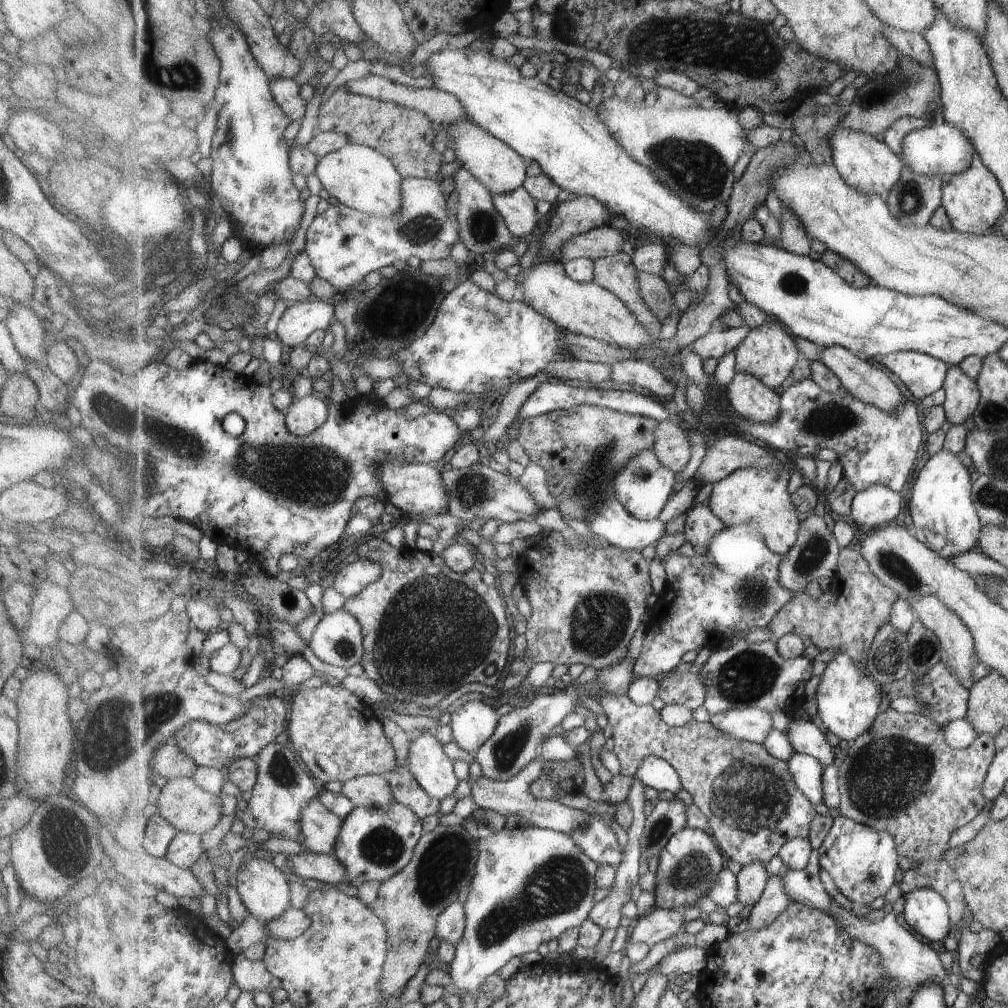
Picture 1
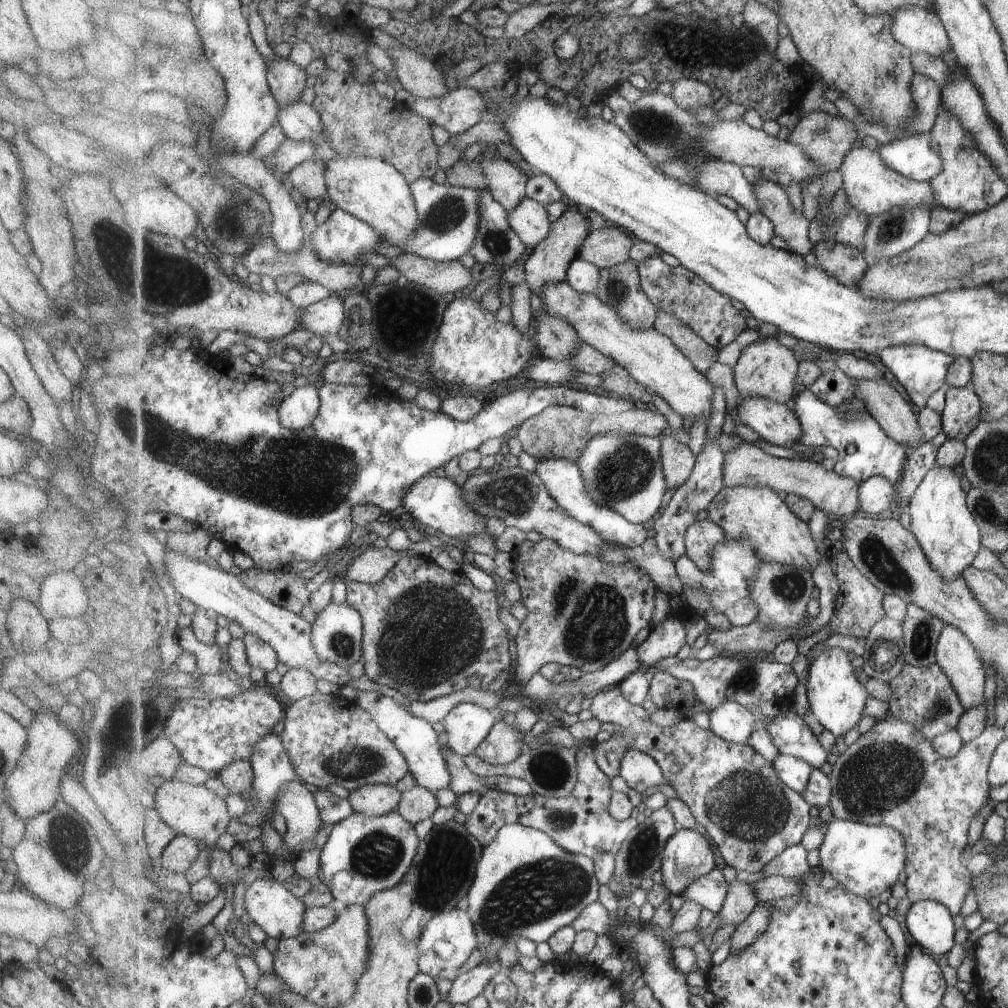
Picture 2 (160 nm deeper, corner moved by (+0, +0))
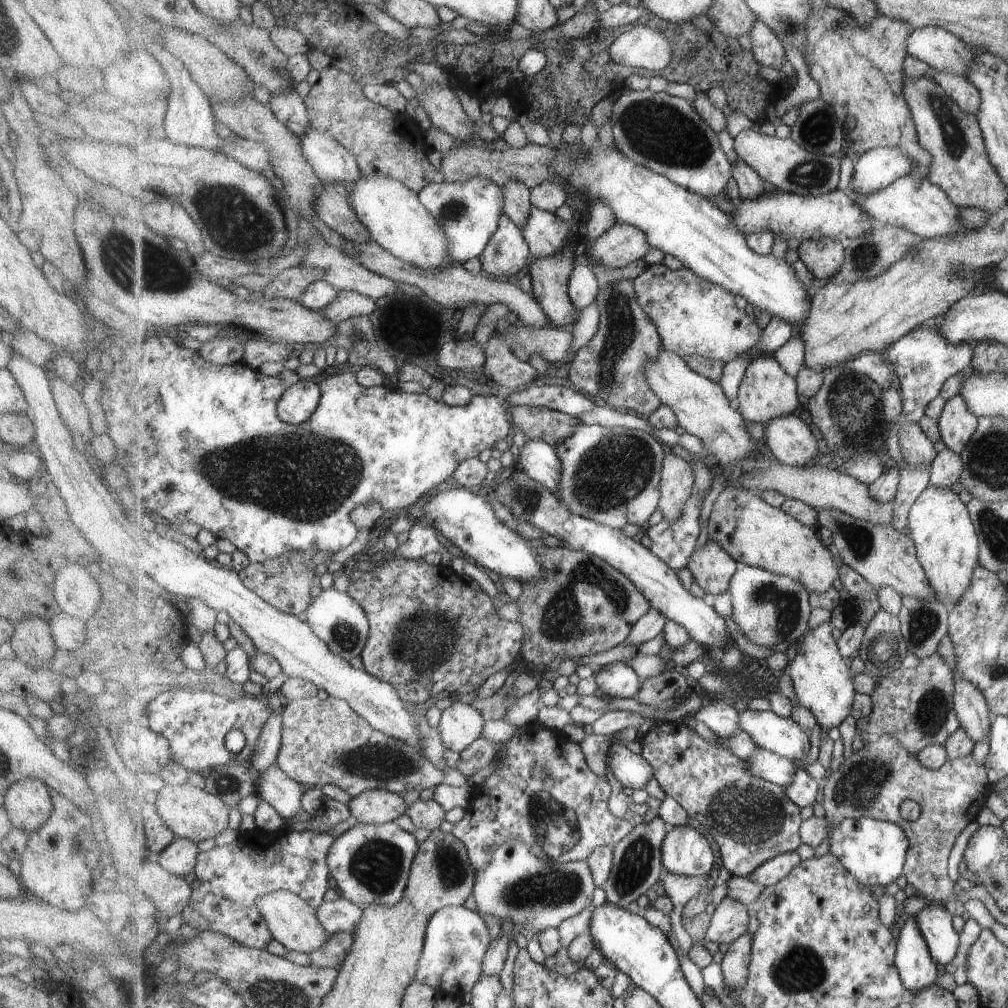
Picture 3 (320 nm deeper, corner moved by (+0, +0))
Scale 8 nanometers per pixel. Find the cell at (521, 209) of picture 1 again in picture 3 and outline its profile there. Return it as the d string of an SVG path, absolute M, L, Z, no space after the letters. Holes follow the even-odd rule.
M533 207L530 219L521 229L533 258L549 258L565 251L570 244L572 226L551 211Z

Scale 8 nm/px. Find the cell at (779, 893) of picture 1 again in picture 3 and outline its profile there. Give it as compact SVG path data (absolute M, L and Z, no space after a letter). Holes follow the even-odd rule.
M745 933L733 944L720 962L723 982L727 989L741 991L750 978L751 936Z

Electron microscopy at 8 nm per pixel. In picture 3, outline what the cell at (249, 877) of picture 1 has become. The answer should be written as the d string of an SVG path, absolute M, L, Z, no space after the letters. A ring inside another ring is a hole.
M287 890L277 891L270 895L260 897L258 907L266 918L274 938L284 944L289 950L304 952L310 955L312 952L323 949L333 936L319 920L317 909L308 901L295 893Z

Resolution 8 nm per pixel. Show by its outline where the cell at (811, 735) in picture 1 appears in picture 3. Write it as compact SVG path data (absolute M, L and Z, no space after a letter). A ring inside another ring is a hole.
M747 709L740 714L740 728L751 735L759 747L799 762L811 744L809 735L790 717L772 711Z

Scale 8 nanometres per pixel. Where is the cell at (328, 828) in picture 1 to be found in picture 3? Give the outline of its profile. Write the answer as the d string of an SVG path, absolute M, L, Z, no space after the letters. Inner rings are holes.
M279 765L257 772L257 793L289 820L301 812L306 786L295 782Z

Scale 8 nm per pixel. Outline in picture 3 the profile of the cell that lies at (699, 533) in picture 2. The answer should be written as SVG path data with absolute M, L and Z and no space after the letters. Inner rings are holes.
M708 540L708 542L700 549L696 550L690 558L689 564L686 566L698 585L709 596L719 596L725 591L729 591L729 587L734 574L742 567L719 543Z

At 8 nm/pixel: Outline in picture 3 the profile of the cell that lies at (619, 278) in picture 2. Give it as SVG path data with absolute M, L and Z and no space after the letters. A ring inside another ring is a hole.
M622 280L600 291L600 329L572 358L568 379L575 389L601 404L629 411L648 418L664 402L654 391L646 376L648 363L654 363L662 351L662 336L637 300L633 281Z

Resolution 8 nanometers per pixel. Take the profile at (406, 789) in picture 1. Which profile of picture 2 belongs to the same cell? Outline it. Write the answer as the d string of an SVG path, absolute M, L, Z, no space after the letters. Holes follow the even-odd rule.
M418 786L402 793L398 811L414 825L431 818L437 808L439 804L435 793L431 789Z

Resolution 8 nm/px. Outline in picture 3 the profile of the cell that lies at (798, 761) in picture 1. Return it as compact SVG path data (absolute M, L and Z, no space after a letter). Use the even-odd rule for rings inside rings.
M757 747L753 756L747 761L748 770L753 776L785 788L792 783L799 762L791 762L787 757L779 756L767 749Z

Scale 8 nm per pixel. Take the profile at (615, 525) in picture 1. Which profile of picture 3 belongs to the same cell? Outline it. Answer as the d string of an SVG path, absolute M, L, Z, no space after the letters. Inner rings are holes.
M541 439L528 440L522 449L515 451L515 455L517 468L550 488L558 496L561 484L561 459L554 446Z

